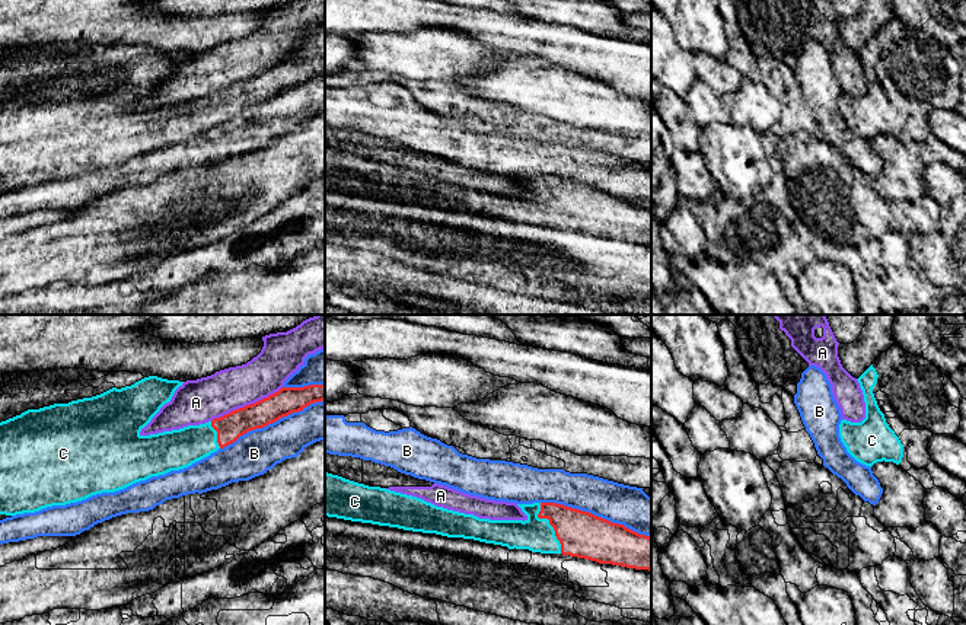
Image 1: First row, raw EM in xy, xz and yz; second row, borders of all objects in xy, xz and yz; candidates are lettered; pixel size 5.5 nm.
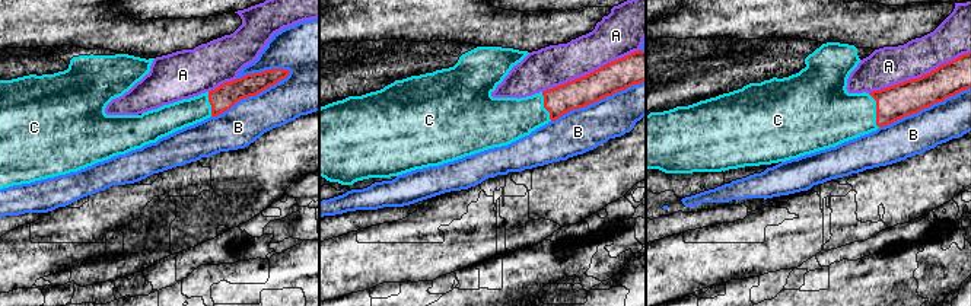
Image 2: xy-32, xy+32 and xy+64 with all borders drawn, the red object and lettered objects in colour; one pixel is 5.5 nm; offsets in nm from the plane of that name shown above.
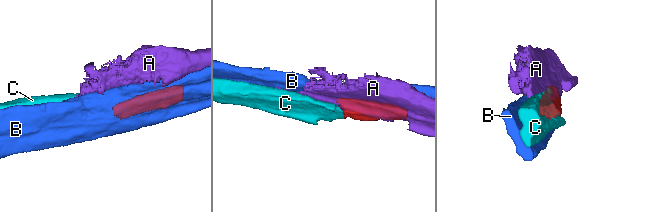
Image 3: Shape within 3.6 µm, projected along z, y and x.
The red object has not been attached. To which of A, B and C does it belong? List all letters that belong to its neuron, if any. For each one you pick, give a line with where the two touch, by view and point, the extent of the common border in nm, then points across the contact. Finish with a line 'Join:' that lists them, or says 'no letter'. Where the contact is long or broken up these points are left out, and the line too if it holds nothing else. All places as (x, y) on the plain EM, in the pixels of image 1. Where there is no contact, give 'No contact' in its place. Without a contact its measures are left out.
C: Touches red at xz (550, 197). Shared border 300 nm. Path across: xz (583, 209), (555, 203), (550, 197), (536, 209)
Join: C

